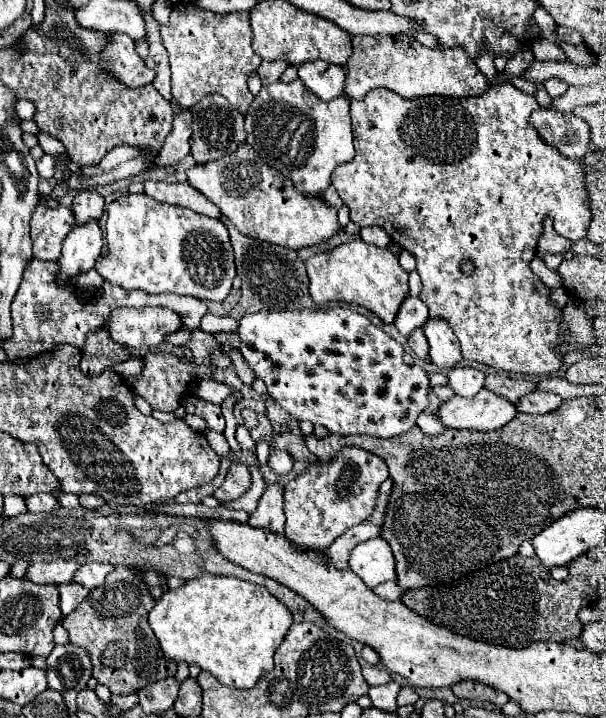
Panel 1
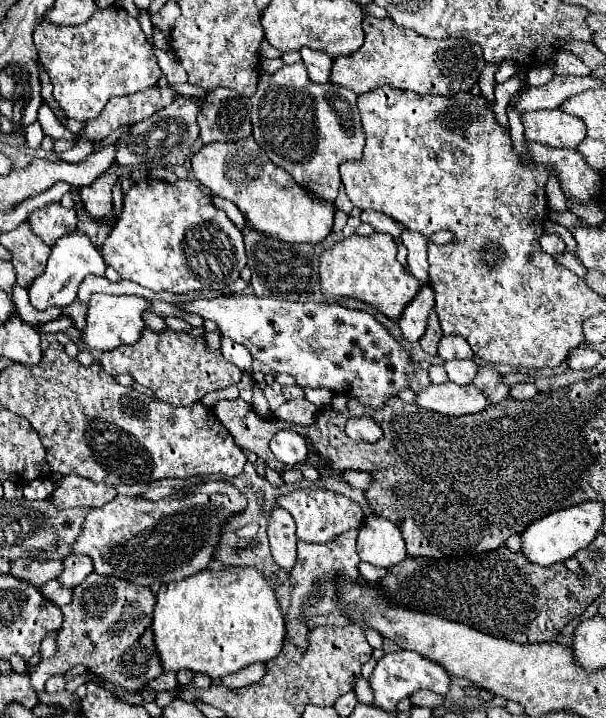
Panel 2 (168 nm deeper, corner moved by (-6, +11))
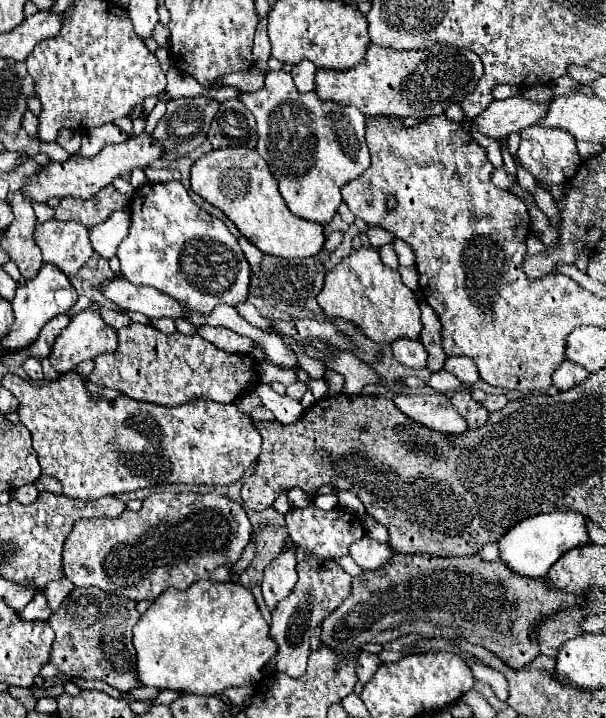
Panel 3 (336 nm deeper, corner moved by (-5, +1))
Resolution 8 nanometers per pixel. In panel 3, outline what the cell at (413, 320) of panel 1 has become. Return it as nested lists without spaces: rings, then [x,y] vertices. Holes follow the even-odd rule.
[[[398,339],[392,343],[392,353],[398,363],[410,369],[422,369],[426,367],[426,351],[420,341],[410,341],[410,339]]]

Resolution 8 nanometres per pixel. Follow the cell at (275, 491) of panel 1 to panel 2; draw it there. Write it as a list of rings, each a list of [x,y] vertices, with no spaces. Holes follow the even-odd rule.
[[[273,509],[267,523],[267,537],[271,545],[271,555],[277,565],[283,565],[285,571],[291,571],[295,565],[295,521],[285,509]]]

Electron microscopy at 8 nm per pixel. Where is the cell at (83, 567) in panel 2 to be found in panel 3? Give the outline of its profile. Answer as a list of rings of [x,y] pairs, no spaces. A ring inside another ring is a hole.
[[[56,579],[52,583],[48,583],[48,587],[44,589],[44,595],[46,595],[46,601],[48,601],[48,607],[52,611],[56,611],[60,607],[60,603],[64,601],[64,597],[68,595],[68,591],[72,591],[72,583],[68,583],[68,579]]]

